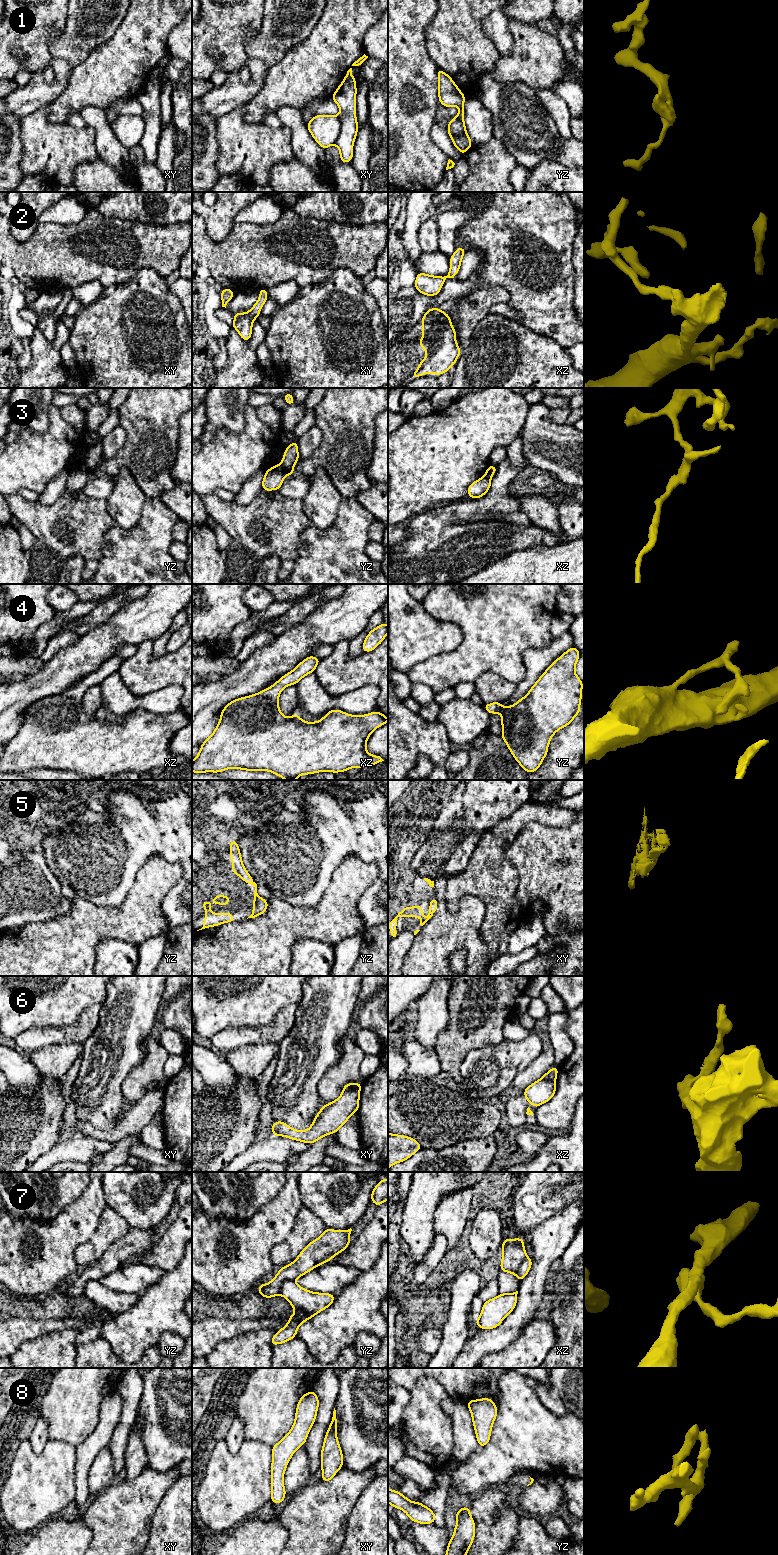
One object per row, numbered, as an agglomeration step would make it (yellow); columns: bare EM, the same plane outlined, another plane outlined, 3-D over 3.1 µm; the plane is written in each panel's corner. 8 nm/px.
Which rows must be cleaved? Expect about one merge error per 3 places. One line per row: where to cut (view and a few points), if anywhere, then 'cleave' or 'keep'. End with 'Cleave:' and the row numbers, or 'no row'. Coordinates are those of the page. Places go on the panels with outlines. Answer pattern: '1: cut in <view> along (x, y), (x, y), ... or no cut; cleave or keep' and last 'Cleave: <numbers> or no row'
1: no cut; keep
2: no cut; keep
3: cut in yz along (279, 465), (286, 474); cleave
4: no cut; keep
5: no cut; keep
6: cut in xy along (359, 1090), (343, 1092); cleave
7: cut in yz along (292, 1280), (285, 1280), (281, 1284), (280, 1294); cleave
8: no cut; keep
Cleave: 3, 6, 7

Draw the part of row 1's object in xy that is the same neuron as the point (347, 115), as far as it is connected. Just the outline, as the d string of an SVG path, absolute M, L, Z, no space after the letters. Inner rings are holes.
M350 68L331 97L340 107L339 115L315 115L307 124L309 132L324 150L333 144L338 147L343 163L349 163L353 158L353 143L359 127L355 108L356 93L356 79Z

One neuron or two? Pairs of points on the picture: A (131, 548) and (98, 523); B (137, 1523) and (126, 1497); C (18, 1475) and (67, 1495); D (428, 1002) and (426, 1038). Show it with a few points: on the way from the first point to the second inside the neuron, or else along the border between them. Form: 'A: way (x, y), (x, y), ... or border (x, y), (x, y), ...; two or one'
A: border (114, 523), (105, 534), (101, 553); two
B: way (131, 1517), (126, 1512), (126, 1503); one
C: way (30, 1476), (38, 1484), (45, 1484), (55, 1489); one
D: way (428, 1011), (428, 1029); one

